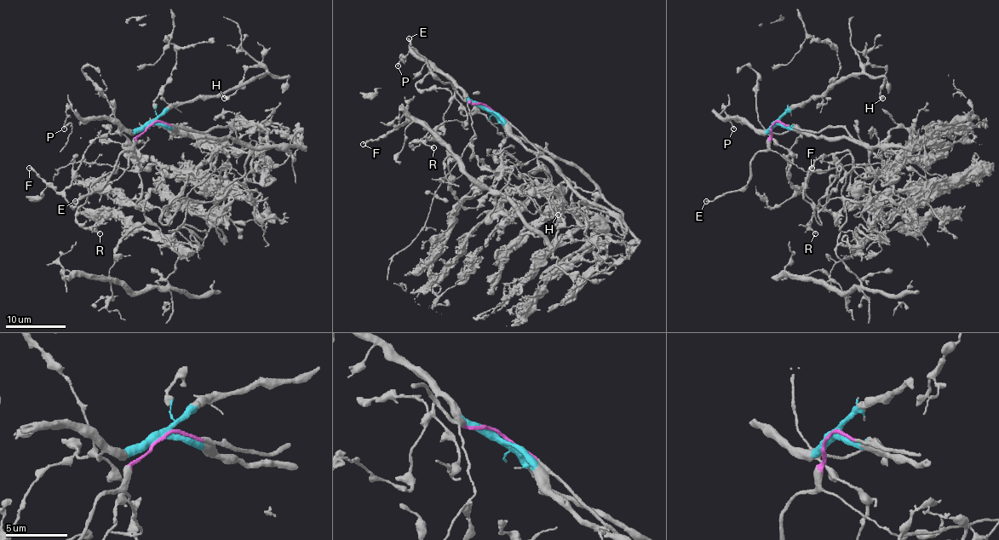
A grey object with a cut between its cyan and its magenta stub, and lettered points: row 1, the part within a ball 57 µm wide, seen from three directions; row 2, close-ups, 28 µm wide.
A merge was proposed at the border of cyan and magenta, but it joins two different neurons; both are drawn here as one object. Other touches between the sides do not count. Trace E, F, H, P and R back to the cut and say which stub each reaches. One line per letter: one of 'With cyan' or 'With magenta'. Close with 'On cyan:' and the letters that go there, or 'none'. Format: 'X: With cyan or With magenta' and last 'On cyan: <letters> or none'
E: With magenta
F: With cyan
H: With cyan
P: With cyan
R: With cyan
On cyan: F, H, P, R

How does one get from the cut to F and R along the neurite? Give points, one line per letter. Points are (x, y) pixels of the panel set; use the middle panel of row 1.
F: (486, 108), (478, 107), (458, 88), (444, 114), (443, 133), (408, 119), (363, 143)
R: (486, 108), (458, 88), (455, 100), (467, 119), (449, 121), (417, 146), (410, 145), (425, 141), (433, 147)

